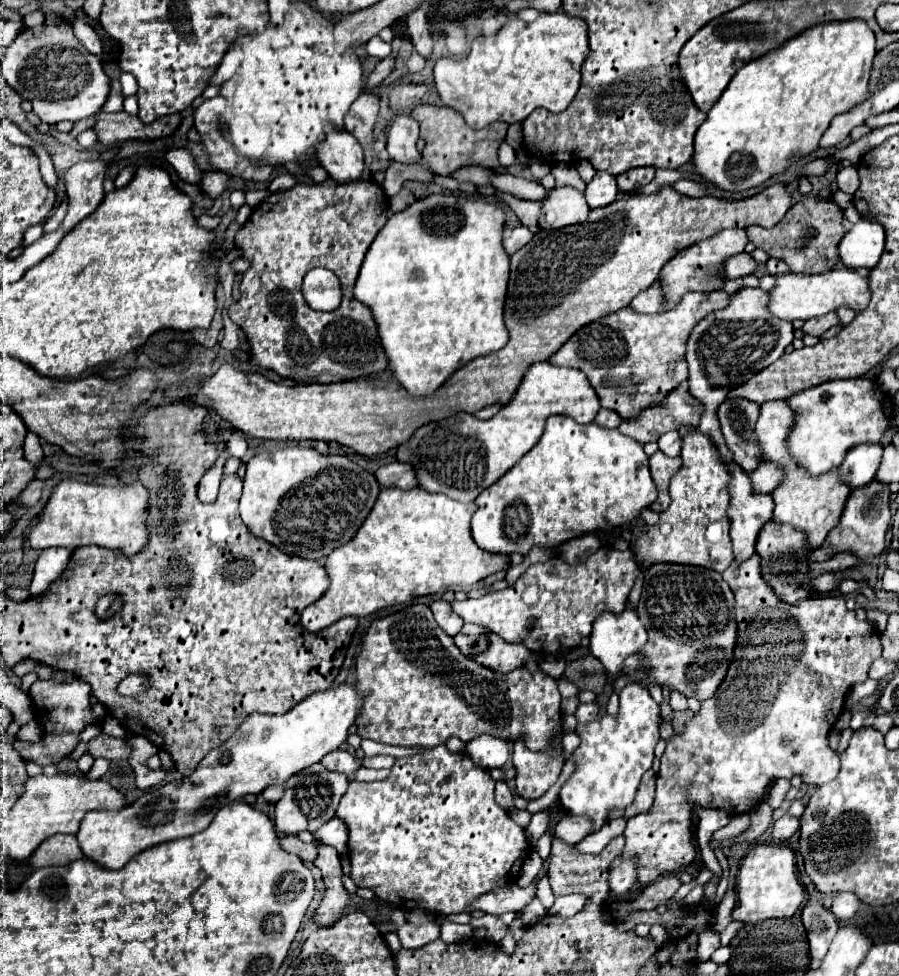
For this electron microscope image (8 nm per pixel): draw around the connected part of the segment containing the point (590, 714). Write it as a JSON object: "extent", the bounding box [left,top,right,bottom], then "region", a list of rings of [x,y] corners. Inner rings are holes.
{"extent":[576,704,600,722],"region":[[[580,704],[578,710],[576,710],[578,722],[590,722],[590,720],[598,718],[598,714],[600,714],[598,704]]]}

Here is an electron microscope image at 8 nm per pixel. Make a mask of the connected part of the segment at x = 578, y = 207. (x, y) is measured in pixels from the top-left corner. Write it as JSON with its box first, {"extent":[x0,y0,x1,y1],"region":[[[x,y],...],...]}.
{"extent":[538,186,590,228],"region":[[[566,186],[552,188],[540,204],[542,204],[542,214],[538,218],[540,228],[564,228],[570,224],[578,224],[586,220],[590,212],[584,194],[574,188],[566,192]]]}

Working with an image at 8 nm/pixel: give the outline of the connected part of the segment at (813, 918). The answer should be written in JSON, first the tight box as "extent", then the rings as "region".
{"extent":[802,900,840,960],"region":[[[810,900],[802,912],[802,922],[804,922],[806,934],[808,934],[810,956],[822,960],[840,928],[838,920],[816,900]]]}

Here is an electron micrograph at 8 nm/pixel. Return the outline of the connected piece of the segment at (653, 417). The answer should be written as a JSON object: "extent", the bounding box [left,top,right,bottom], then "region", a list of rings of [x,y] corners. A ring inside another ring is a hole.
{"extent":[620,382,702,444],"region":[[[682,382],[676,392],[670,392],[664,406],[642,412],[636,420],[620,424],[620,432],[634,438],[640,444],[656,442],[664,432],[678,430],[680,426],[698,426],[702,414],[702,404],[686,392],[686,382]]]}

